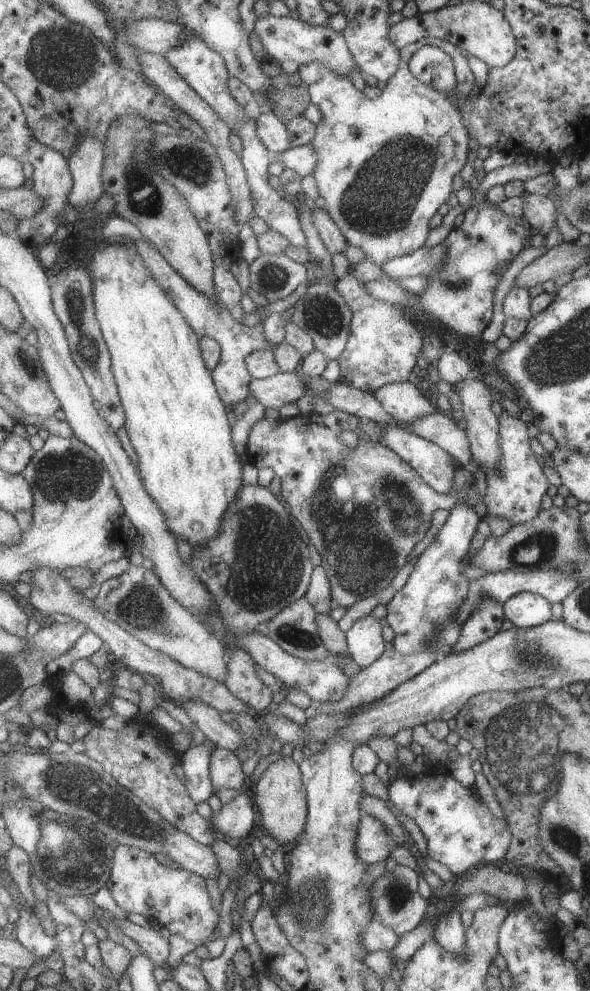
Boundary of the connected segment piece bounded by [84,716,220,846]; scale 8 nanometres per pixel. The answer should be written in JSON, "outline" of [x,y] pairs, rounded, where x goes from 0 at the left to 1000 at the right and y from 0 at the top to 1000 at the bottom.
{"outline":[[[232,723],[227,726],[215,727],[214,734],[203,738],[161,733],[154,739],[142,745],[146,759],[158,767],[169,769],[175,775],[188,780],[212,795],[225,798],[236,805],[241,805],[256,815],[266,816],[293,834],[307,837],[327,846],[334,846],[341,852],[354,853],[371,844],[368,838],[359,834],[354,826],[344,825],[336,818],[336,811],[324,803],[322,797],[315,791],[303,787],[297,781],[297,772],[307,771],[312,761],[297,758],[293,751],[276,736],[269,735],[258,727],[249,727],[242,723]]]}

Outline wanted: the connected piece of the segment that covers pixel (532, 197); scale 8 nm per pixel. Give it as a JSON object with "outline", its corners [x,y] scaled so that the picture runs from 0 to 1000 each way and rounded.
{"outline":[[[890,195],[886,200],[886,216],[905,228],[907,234],[922,239],[934,236],[934,232],[946,226],[946,218],[949,217],[941,209],[942,204],[910,195]]]}

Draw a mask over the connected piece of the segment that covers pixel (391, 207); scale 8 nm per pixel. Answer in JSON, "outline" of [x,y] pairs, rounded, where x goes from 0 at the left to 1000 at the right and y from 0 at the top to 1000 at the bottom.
{"outline":[[[737,37],[714,39],[705,43],[690,45],[680,50],[681,54],[681,65],[673,72],[673,75],[661,79],[653,87],[646,96],[636,100],[622,99],[615,95],[614,91],[608,91],[600,84],[600,81],[590,77],[578,77],[575,74],[564,73],[556,67],[544,64],[531,64],[522,66],[508,66],[505,76],[525,87],[525,94],[529,97],[529,103],[544,111],[546,120],[537,125],[539,136],[529,141],[527,146],[536,149],[539,153],[539,164],[534,176],[531,179],[537,184],[537,189],[541,190],[541,196],[551,202],[549,210],[558,213],[558,216],[564,219],[564,222],[571,224],[575,230],[581,233],[592,246],[605,248],[612,253],[619,255],[620,262],[625,262],[642,269],[658,262],[671,261],[673,259],[685,259],[686,257],[700,256],[712,250],[717,250],[722,246],[724,239],[727,238],[731,230],[727,230],[727,222],[741,216],[741,212],[761,204],[764,196],[768,196],[768,180],[785,172],[785,168],[792,165],[792,157],[795,157],[795,141],[797,133],[786,125],[786,117],[776,108],[776,103],[773,100],[775,96],[766,96],[759,93],[747,93],[737,86],[720,85],[715,81],[703,77],[703,74],[697,71],[695,63],[703,53],[714,48],[731,45],[736,47],[744,47],[754,50],[761,57],[766,57],[769,61],[769,68],[773,69],[773,78],[778,80],[778,85],[773,87],[773,93],[778,97],[783,97],[783,101],[788,102],[795,99],[795,95],[805,91],[805,75],[795,67],[795,61],[792,61],[792,55],[785,54],[785,49],[769,45],[761,41],[753,41],[751,39],[739,39]]]}

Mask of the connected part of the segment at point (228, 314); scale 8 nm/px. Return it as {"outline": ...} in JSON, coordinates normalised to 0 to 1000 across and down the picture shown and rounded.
{"outline":[[[244,239],[232,246],[247,262],[247,267],[256,271],[256,274],[261,274],[269,287],[275,287],[276,291],[288,297],[295,306],[315,319],[322,328],[336,335],[339,341],[346,339],[366,341],[366,344],[376,349],[376,362],[371,369],[361,374],[361,378],[378,406],[385,411],[388,409],[398,410],[412,404],[419,406],[429,400],[424,385],[431,382],[419,367],[419,360],[432,354],[466,352],[453,343],[447,323],[436,329],[417,329],[405,326],[381,306],[366,304],[347,296],[337,295],[322,285],[317,285],[314,280],[286,266],[286,263],[269,254],[269,251],[249,240]]]}

